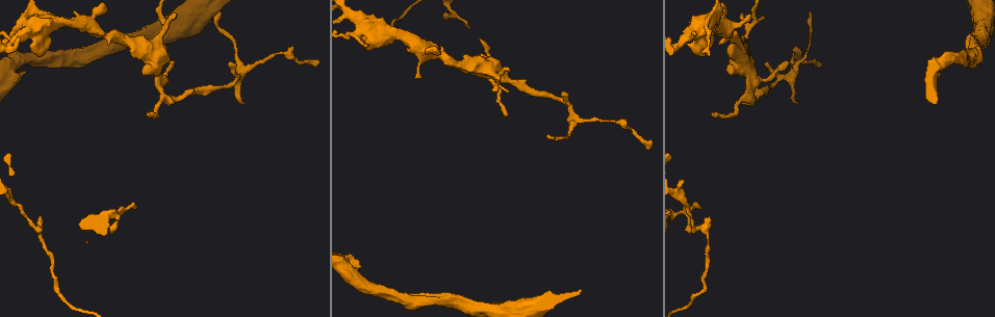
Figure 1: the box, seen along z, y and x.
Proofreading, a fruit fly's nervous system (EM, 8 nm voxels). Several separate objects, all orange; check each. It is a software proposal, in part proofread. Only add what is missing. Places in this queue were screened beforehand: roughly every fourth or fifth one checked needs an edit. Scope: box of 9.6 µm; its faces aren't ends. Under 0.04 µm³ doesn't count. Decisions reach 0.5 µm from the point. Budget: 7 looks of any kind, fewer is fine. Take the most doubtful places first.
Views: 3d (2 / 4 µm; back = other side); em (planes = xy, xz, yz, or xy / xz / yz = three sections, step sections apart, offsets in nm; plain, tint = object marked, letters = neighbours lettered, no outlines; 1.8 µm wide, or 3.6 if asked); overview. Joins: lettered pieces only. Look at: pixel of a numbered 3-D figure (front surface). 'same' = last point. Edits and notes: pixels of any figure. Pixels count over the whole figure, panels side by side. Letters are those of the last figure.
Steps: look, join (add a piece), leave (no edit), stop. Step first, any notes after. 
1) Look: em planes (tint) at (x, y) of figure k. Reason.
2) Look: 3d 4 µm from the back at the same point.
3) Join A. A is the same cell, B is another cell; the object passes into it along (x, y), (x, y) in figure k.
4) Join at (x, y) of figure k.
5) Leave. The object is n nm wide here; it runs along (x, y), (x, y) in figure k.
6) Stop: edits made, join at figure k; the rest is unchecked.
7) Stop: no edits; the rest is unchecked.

Look: em 3.6 µm planes (plain) at (30, 26) of figure 1. Looks like a crossing.

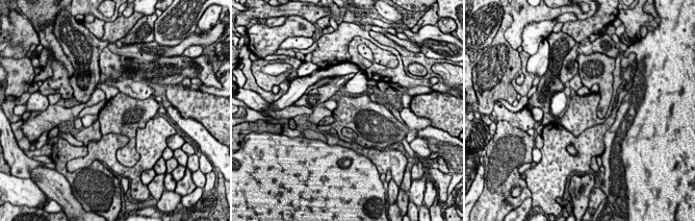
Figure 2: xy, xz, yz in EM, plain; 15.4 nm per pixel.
Look: em 3.6 µm planes (tint) at the same point. With the object marked.

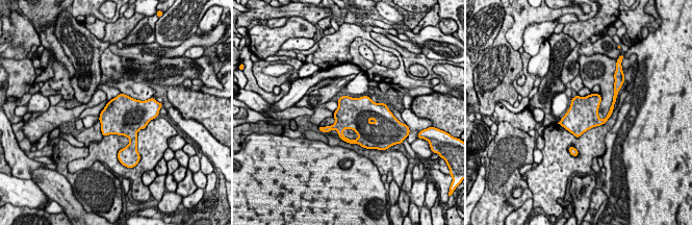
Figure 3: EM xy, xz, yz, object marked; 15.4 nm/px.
Look: em 3.6 µm planes (letters) at the same point.

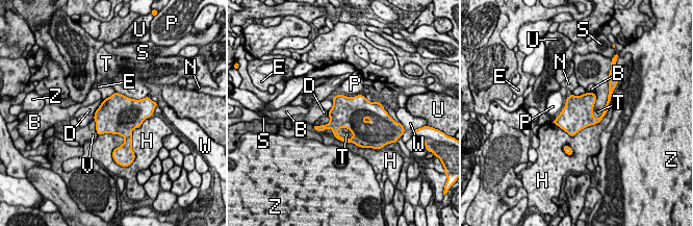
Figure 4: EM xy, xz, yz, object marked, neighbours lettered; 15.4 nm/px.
Leave. B, D, E, H, N, P, S, T, U, V, W and Z are other cells; a border runs along (332, 100), (332, 106), (328, 110) in figure 4; no lettered piece goes on from it.

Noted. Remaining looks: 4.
Look: 3d 2 µm at (27, 72) of figure 1. An open end.

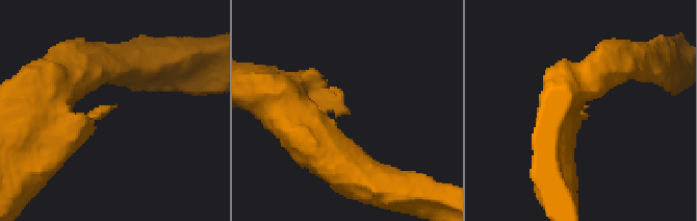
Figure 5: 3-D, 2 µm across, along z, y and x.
Look: em planes (plain) at (347, 110) of figure 5.

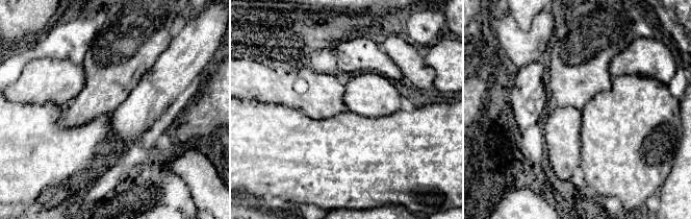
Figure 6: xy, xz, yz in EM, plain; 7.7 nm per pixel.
Look: em planes (letters) at the same point.

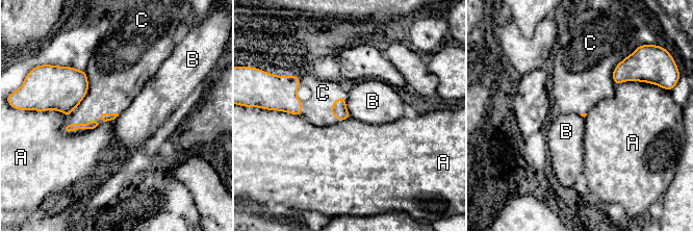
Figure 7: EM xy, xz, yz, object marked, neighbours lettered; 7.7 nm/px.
Join at (113, 82) of figure 7. C is the same cell, A and B are other cells; the neuron continues.

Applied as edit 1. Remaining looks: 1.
Look: em planes (letters) at (972, 45) of figure 1. Touches itself.

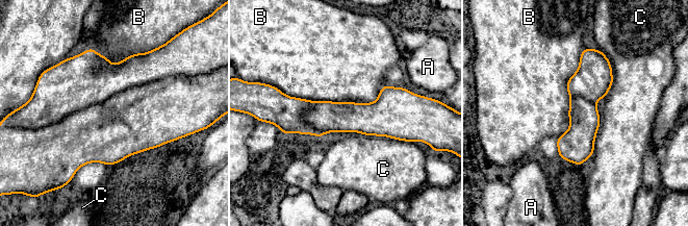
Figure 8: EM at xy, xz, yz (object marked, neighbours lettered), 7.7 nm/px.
Leave. The object is 240 nm wide here; A, B and C are other cells; it runs along (283, 107), (304, 117), (408, 118) in figure 8; none of them fits.

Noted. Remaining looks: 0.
Stop: edits made, join at figure 7; the rest is unchecked.

